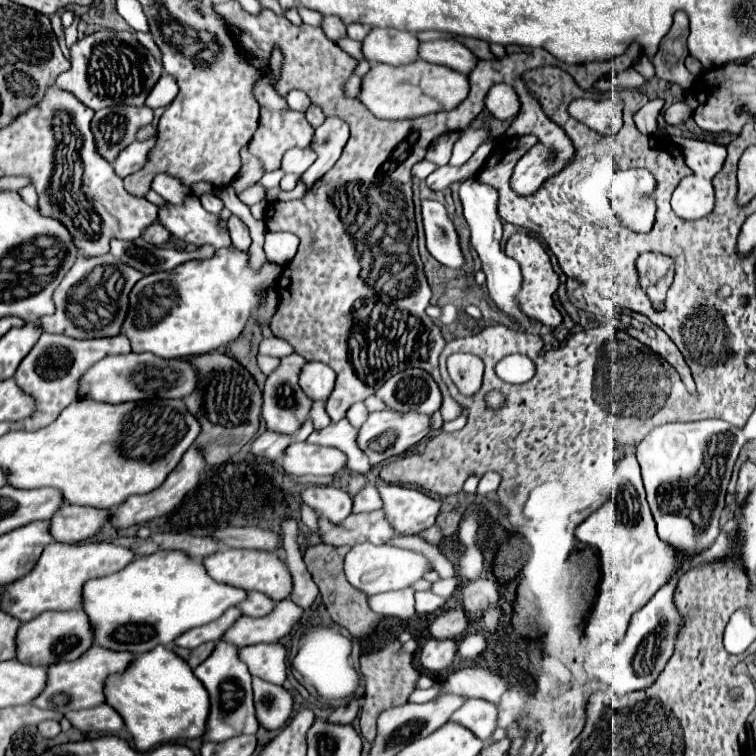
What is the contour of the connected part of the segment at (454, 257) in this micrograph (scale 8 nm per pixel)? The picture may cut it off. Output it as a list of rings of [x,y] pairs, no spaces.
[[[422,200],[422,218],[428,252],[448,268],[464,268],[466,258],[460,248],[460,238],[444,204],[436,200]]]

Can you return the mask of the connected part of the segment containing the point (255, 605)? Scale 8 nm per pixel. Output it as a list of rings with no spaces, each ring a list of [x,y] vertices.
[[[248,592],[248,598],[244,602],[240,602],[238,606],[246,616],[266,616],[274,610],[272,598],[268,598],[266,594],[260,594],[260,592]]]

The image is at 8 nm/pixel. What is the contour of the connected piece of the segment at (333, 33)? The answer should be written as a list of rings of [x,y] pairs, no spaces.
[[[328,16],[328,18],[324,18],[322,30],[324,30],[324,34],[326,34],[330,40],[334,40],[334,42],[346,36],[346,34],[344,34],[344,24],[342,24],[342,20],[336,18],[336,16]]]

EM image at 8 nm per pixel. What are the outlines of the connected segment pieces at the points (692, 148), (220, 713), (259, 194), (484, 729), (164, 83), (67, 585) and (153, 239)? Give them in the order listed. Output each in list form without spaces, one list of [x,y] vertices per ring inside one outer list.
[[[674,136],[674,142],[682,148],[684,154],[684,162],[686,166],[692,170],[692,176],[686,176],[678,188],[674,190],[672,196],[672,210],[684,218],[684,220],[698,220],[702,216],[706,216],[708,212],[712,212],[714,208],[714,192],[712,192],[712,178],[722,170],[724,160],[726,160],[726,146],[720,144],[710,144],[704,140],[694,140],[694,138],[682,138],[682,136]]]
[[[224,640],[216,642],[214,652],[208,660],[204,660],[194,674],[202,680],[210,694],[210,718],[208,728],[204,734],[204,740],[210,742],[224,742],[228,738],[240,736],[240,734],[256,734],[258,722],[254,716],[254,704],[252,704],[252,674],[244,662],[240,662],[238,646],[232,646]]]
[[[256,184],[256,186],[252,186],[252,188],[244,190],[244,192],[240,192],[238,198],[240,198],[246,206],[254,206],[254,204],[258,204],[260,200],[266,198],[266,188],[260,186],[260,184]]]
[[[472,698],[460,710],[456,710],[450,720],[466,726],[486,744],[492,744],[494,730],[496,730],[496,714],[498,714],[498,710],[496,710],[494,702],[484,702],[482,698]]]
[[[162,74],[160,80],[156,82],[156,86],[152,88],[152,92],[148,94],[146,104],[148,104],[152,110],[162,108],[162,106],[166,108],[166,106],[176,98],[176,94],[178,94],[178,86],[176,86],[176,82],[174,82],[168,74]]]
[[[52,542],[44,548],[36,568],[30,574],[8,584],[6,592],[2,594],[2,608],[22,622],[30,622],[32,618],[48,610],[80,608],[84,602],[84,596],[82,596],[84,582],[114,574],[116,570],[122,570],[124,566],[128,566],[128,562],[132,560],[136,560],[136,554],[132,550],[120,548],[108,542],[94,542],[94,544]]]
[[[154,222],[154,224],[152,224],[152,226],[148,226],[148,230],[144,230],[144,234],[142,234],[142,238],[144,238],[146,242],[156,244],[156,246],[166,244],[166,242],[168,242],[168,238],[170,238],[168,230],[164,230],[164,226],[158,226],[158,224],[160,224],[160,222]]]

